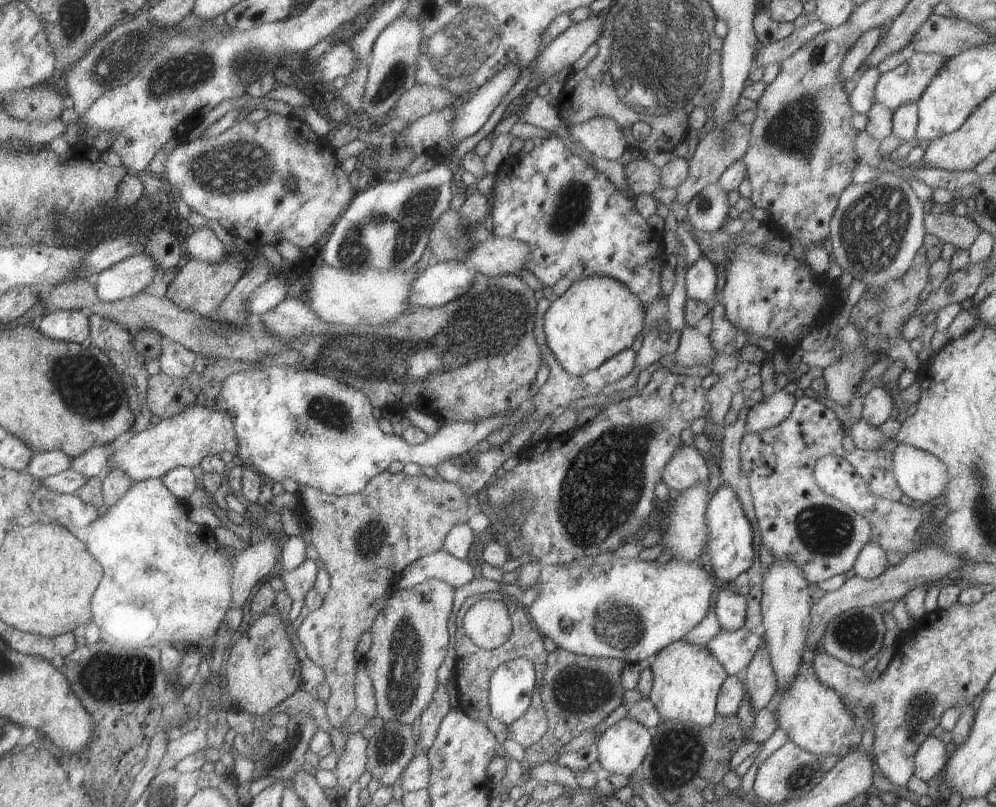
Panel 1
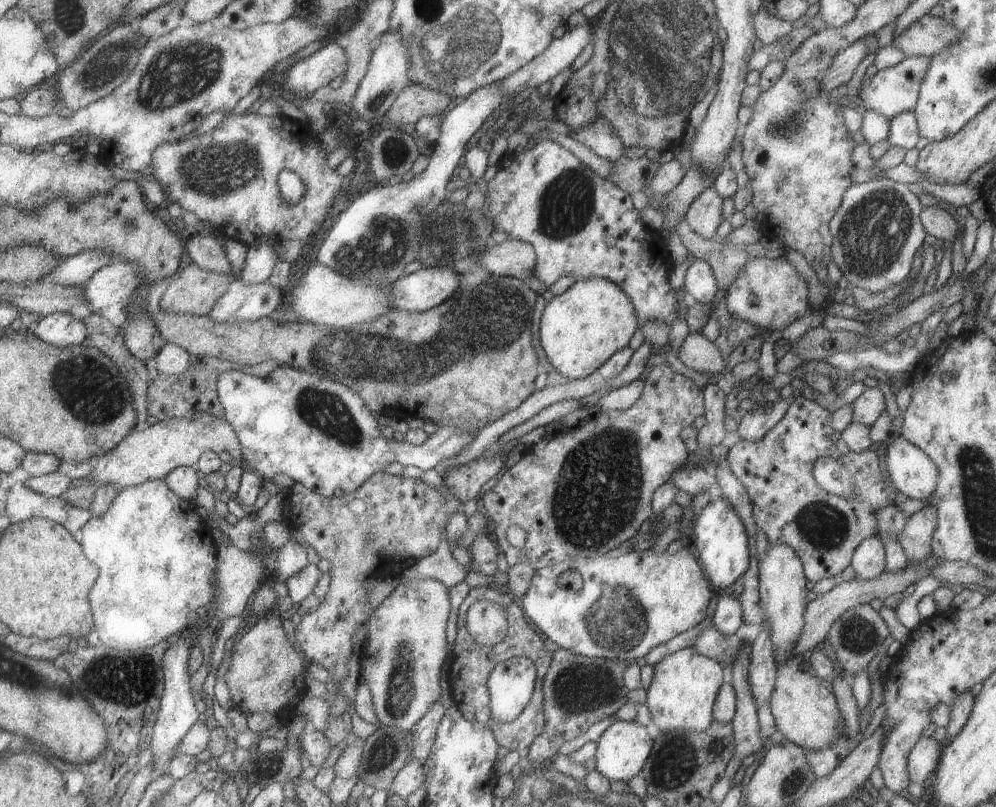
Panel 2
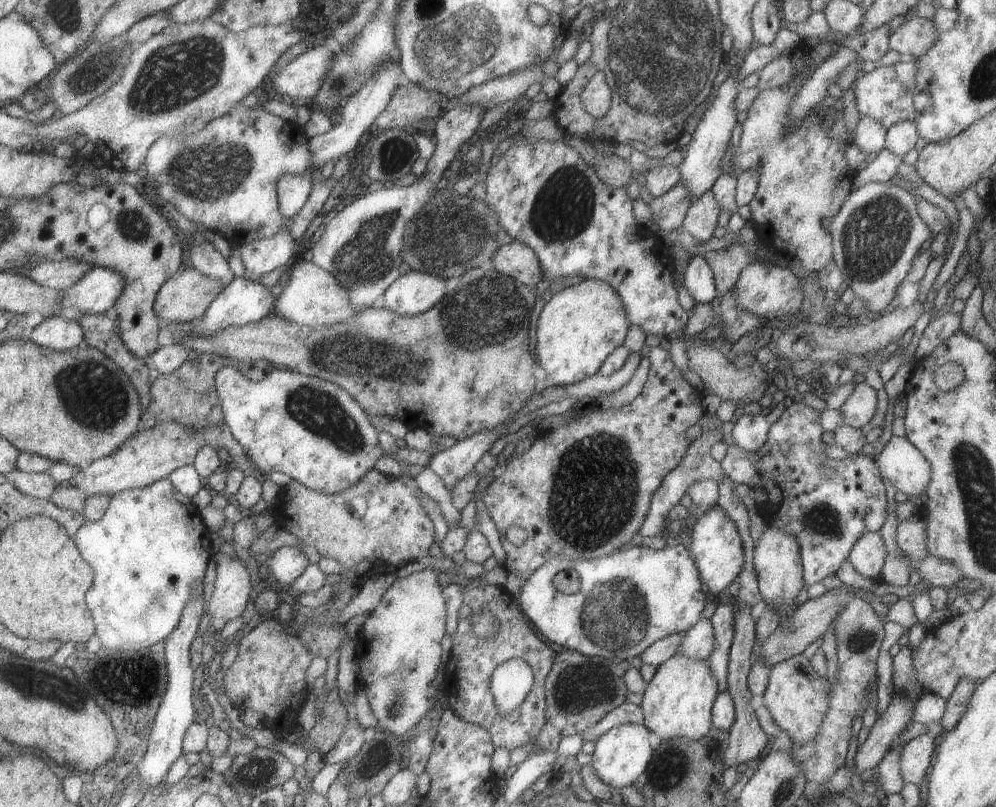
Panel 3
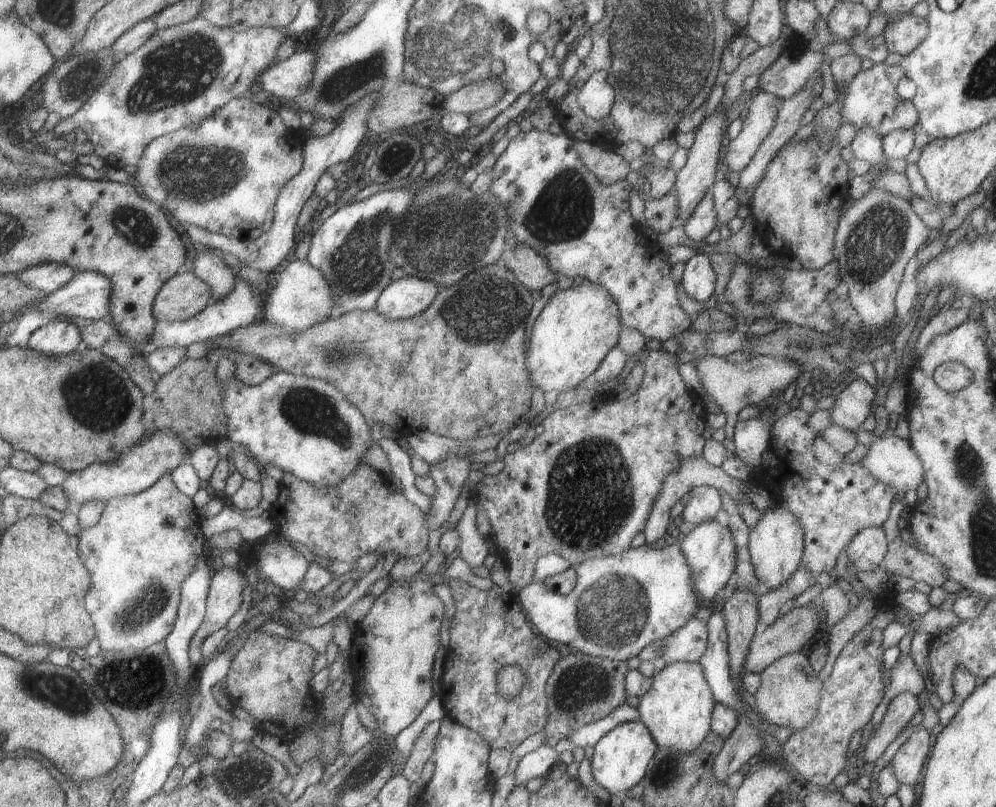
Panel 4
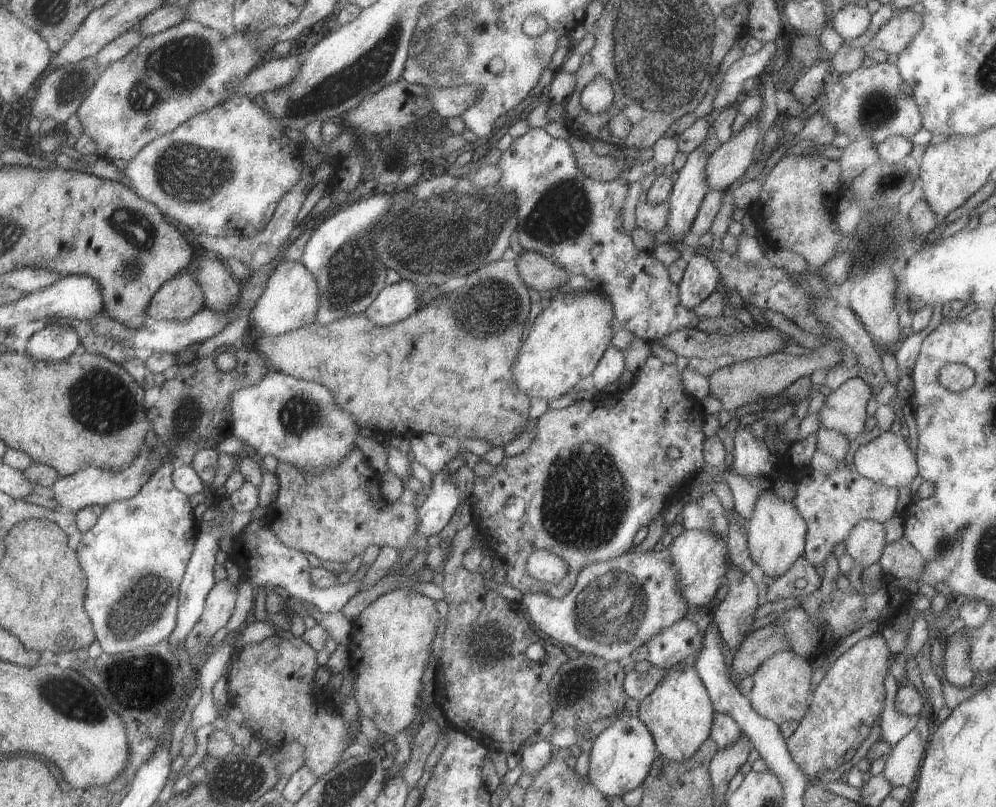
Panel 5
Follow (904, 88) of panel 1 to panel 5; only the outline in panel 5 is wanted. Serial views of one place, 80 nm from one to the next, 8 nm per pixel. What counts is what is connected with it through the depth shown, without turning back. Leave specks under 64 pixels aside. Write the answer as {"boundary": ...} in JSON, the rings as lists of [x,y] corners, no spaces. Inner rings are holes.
{"boundary":[[[887,61],[874,63],[867,68],[859,67],[849,74],[839,74],[829,70],[823,77],[823,88],[819,97],[822,97],[824,102],[819,110],[823,111],[825,118],[834,127],[835,134],[846,134],[849,140],[859,138],[860,136],[868,136],[877,144],[881,142],[881,139],[888,136],[910,137],[921,127],[921,115],[913,97],[901,94],[899,87],[902,83],[903,80],[898,74],[896,65]]]}

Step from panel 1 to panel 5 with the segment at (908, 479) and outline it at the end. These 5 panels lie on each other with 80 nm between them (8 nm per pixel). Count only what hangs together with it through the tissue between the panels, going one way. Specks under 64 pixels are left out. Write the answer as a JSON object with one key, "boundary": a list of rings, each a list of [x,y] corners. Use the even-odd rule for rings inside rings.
{"boundary":[[[890,431],[880,432],[875,439],[860,445],[854,452],[853,462],[853,468],[861,476],[884,487],[893,487],[894,489],[909,486],[918,474],[916,456],[911,452],[911,448],[901,435],[895,435]]]}

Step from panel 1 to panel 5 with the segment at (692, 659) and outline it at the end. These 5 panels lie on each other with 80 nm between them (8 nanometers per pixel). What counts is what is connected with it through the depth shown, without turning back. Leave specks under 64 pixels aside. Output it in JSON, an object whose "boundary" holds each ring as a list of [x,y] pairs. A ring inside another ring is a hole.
{"boundary":[[[686,662],[670,667],[657,686],[638,701],[636,716],[649,729],[656,752],[665,760],[681,762],[689,758],[710,737],[714,710],[697,671]]]}

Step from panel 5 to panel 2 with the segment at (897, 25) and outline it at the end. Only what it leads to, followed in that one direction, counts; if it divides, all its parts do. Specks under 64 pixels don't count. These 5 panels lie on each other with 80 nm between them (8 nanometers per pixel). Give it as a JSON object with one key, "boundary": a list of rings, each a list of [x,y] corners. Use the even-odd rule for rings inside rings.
{"boundary":[[[923,15],[895,37],[892,46],[901,50],[906,57],[909,55],[930,57],[939,54],[959,38],[960,30],[948,20],[943,17]]]}

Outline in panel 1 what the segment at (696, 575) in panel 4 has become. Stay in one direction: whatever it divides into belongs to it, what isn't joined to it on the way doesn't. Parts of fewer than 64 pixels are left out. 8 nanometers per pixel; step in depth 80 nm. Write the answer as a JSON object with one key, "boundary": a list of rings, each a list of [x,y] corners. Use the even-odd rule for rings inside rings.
{"boundary":[[[722,484],[715,494],[711,495],[705,508],[705,550],[703,564],[716,581],[726,584],[735,580],[741,573],[747,571],[753,562],[753,534],[745,512],[739,504],[735,492]]]}

